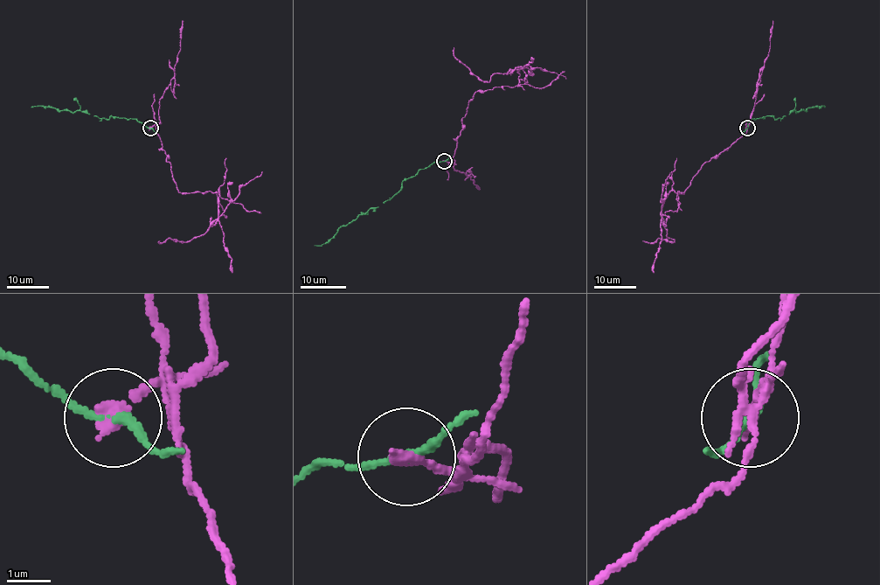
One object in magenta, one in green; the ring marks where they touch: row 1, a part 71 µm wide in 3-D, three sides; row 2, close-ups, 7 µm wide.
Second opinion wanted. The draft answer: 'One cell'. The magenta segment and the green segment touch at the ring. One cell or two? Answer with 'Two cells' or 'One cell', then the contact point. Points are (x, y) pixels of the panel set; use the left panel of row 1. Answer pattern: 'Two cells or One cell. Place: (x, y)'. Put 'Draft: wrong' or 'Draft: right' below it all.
Two cells. Place: (150, 128)
Draft: wrong

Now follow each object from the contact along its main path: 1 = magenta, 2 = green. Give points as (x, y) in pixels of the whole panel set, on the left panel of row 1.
1: (150, 128), (155, 126), (160, 136), (180, 192), (219, 191), (218, 218), (206, 232), (190, 240), (159, 241)
2: (150, 128), (135, 119), (112, 115), (108, 119), (99, 118), (80, 110), (72, 113), (53, 107), (31, 107)

